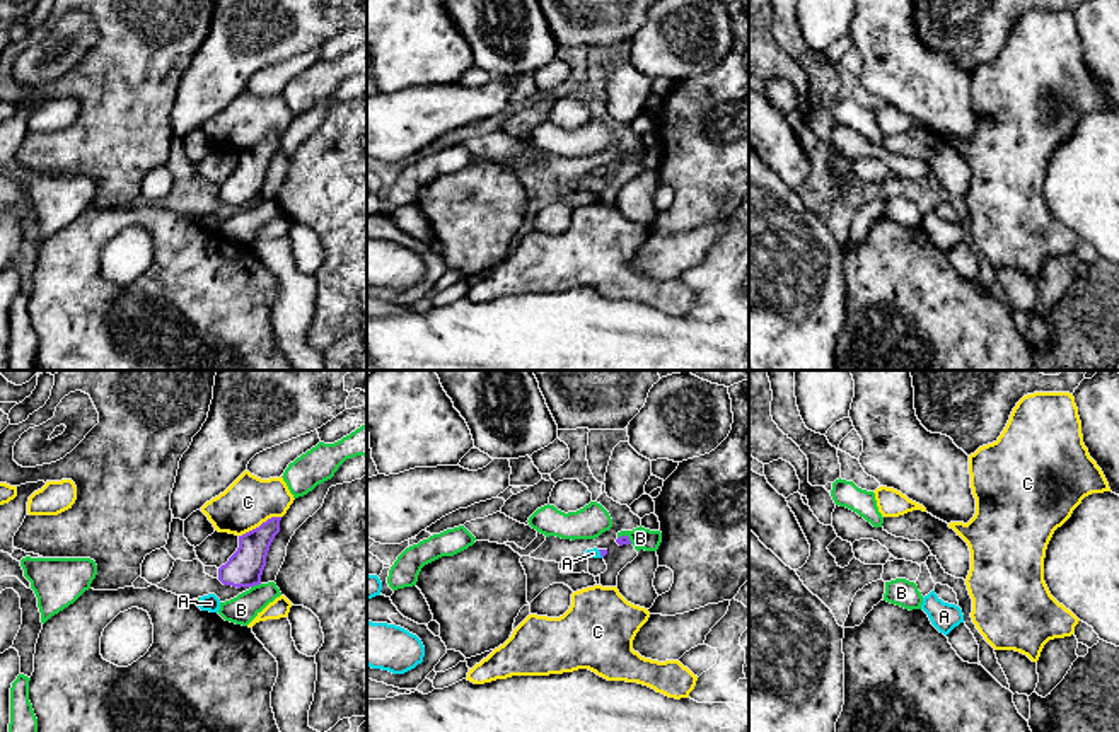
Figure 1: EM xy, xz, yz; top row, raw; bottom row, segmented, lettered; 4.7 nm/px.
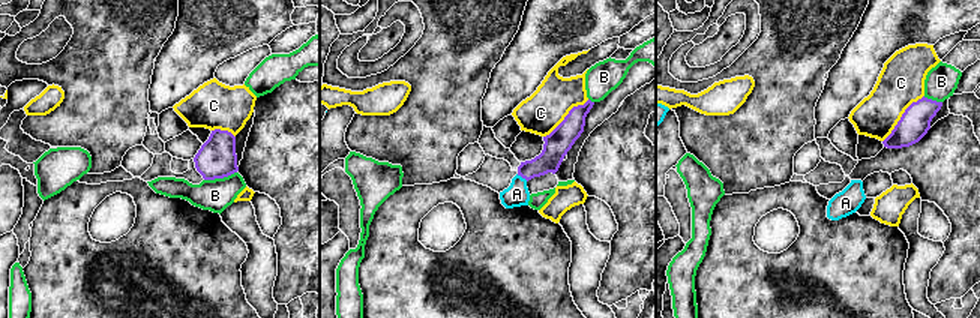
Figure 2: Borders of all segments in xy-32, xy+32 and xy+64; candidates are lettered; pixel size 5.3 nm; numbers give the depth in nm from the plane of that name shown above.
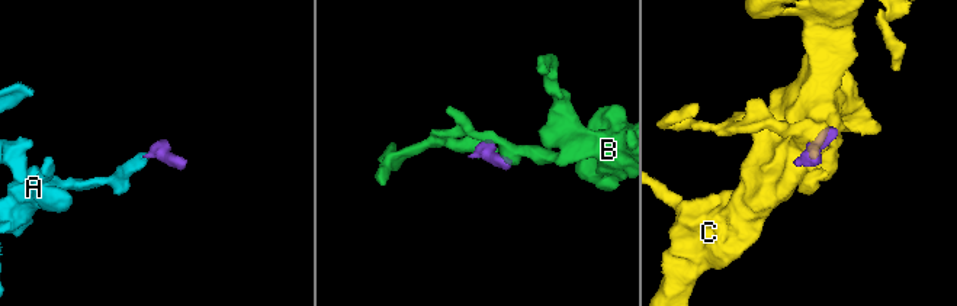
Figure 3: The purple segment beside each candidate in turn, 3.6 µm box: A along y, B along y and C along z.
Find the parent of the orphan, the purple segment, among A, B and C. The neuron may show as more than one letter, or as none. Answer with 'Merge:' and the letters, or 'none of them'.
Merge: A

